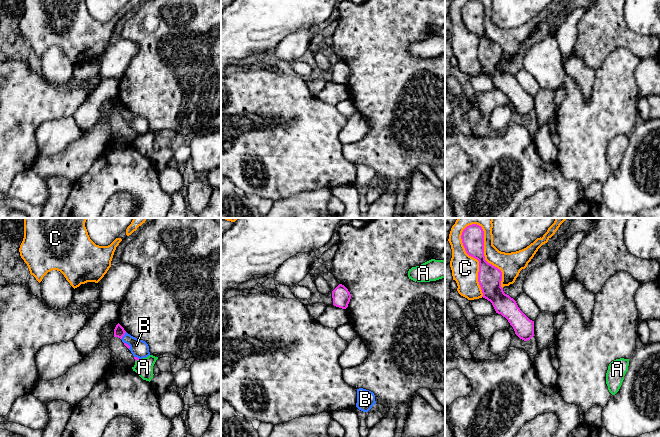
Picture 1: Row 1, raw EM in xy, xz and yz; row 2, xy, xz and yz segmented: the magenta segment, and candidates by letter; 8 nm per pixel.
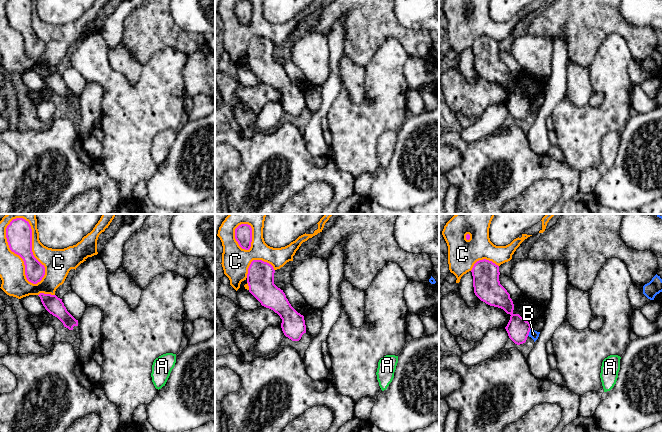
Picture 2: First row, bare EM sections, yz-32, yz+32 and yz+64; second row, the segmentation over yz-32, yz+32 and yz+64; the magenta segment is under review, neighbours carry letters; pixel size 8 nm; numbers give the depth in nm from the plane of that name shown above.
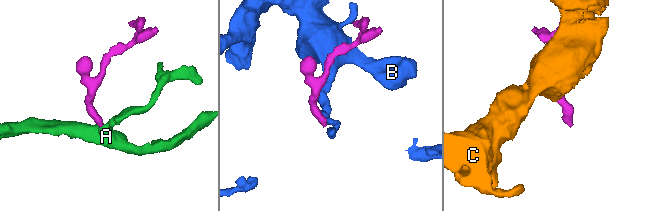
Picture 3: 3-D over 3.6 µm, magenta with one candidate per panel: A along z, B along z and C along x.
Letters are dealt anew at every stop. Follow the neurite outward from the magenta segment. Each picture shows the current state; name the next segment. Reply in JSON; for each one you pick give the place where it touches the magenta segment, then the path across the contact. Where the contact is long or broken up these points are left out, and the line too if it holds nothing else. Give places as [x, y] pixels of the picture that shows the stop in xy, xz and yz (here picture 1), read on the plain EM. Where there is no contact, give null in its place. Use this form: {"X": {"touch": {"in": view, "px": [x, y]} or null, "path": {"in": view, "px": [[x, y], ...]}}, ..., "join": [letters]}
{"join": []}

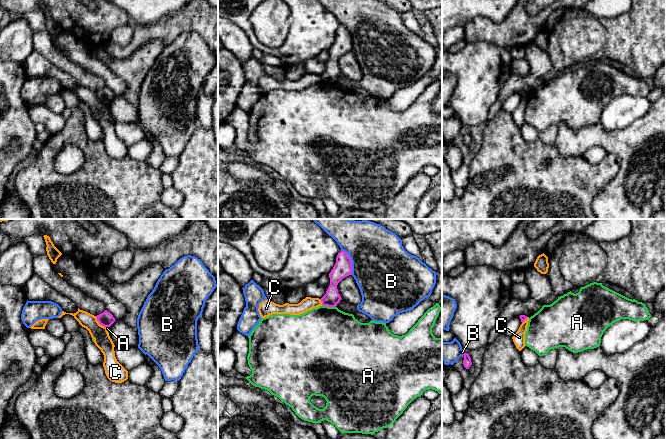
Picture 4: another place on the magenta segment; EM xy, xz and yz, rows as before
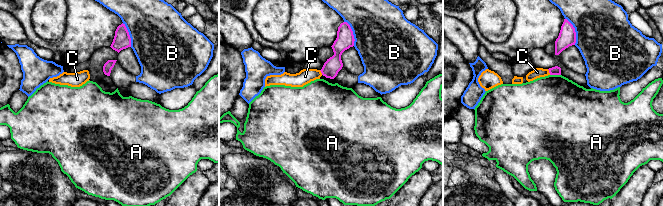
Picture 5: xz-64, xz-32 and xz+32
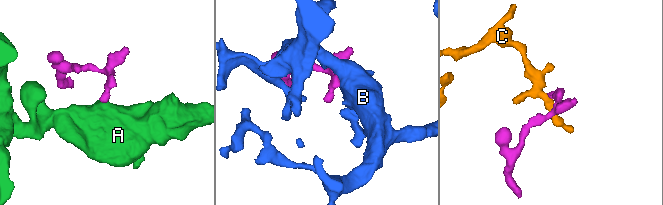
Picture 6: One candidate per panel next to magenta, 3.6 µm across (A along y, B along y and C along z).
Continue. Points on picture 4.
{"join": []}

